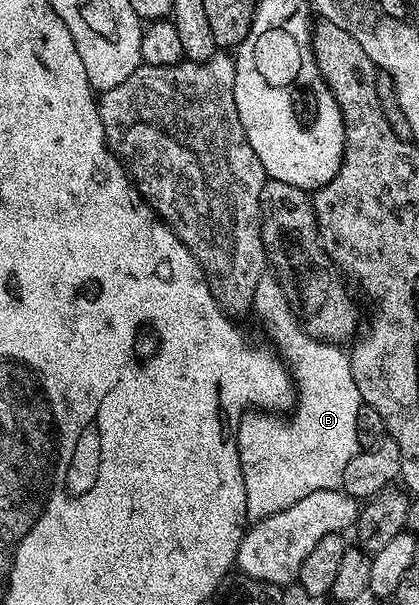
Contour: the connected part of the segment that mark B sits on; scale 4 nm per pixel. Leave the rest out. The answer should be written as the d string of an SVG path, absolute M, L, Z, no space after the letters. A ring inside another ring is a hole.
M264 273L262 280L258 280L255 296L254 314L260 317L265 332L272 337L271 345L291 373L296 387L296 405L289 422L283 422L280 419L283 417L268 412L248 412L240 419L240 425L235 427L236 456L242 480L246 484L249 523L261 522L266 516L274 516L274 512L282 512L282 508L290 508L290 504L298 504L298 500L310 496L310 492L337 489L342 472L346 472L346 464L350 464L350 460L354 460L354 456L362 449L358 444L358 412L362 403L358 384L354 384L349 351L343 345L315 338L304 329L304 323L296 315L296 309L275 273Z

